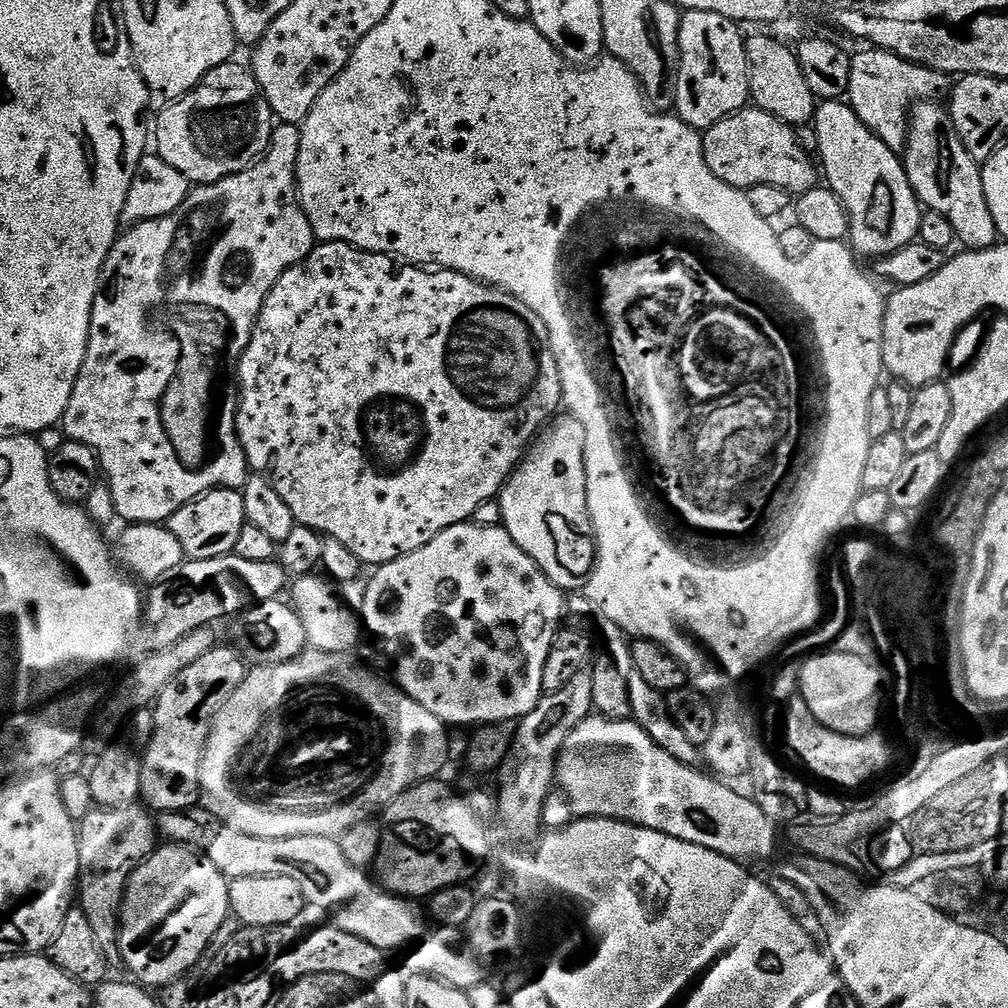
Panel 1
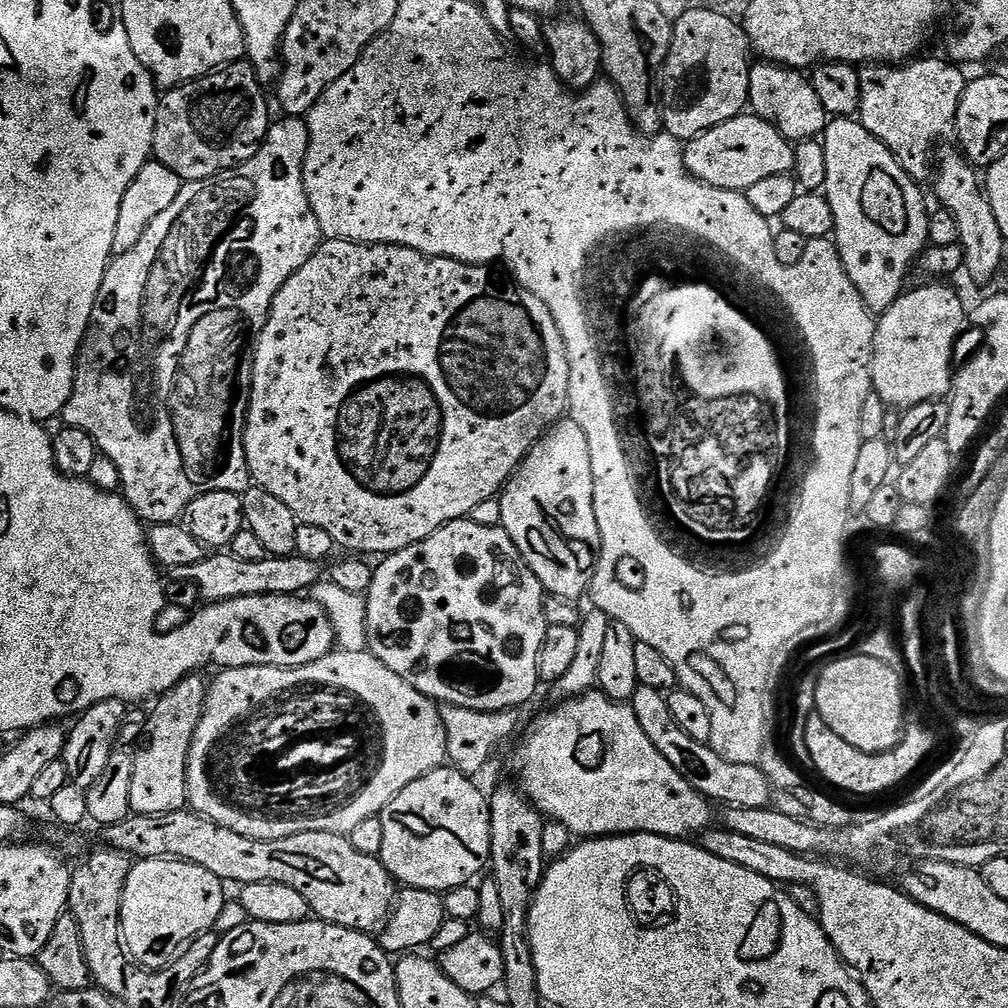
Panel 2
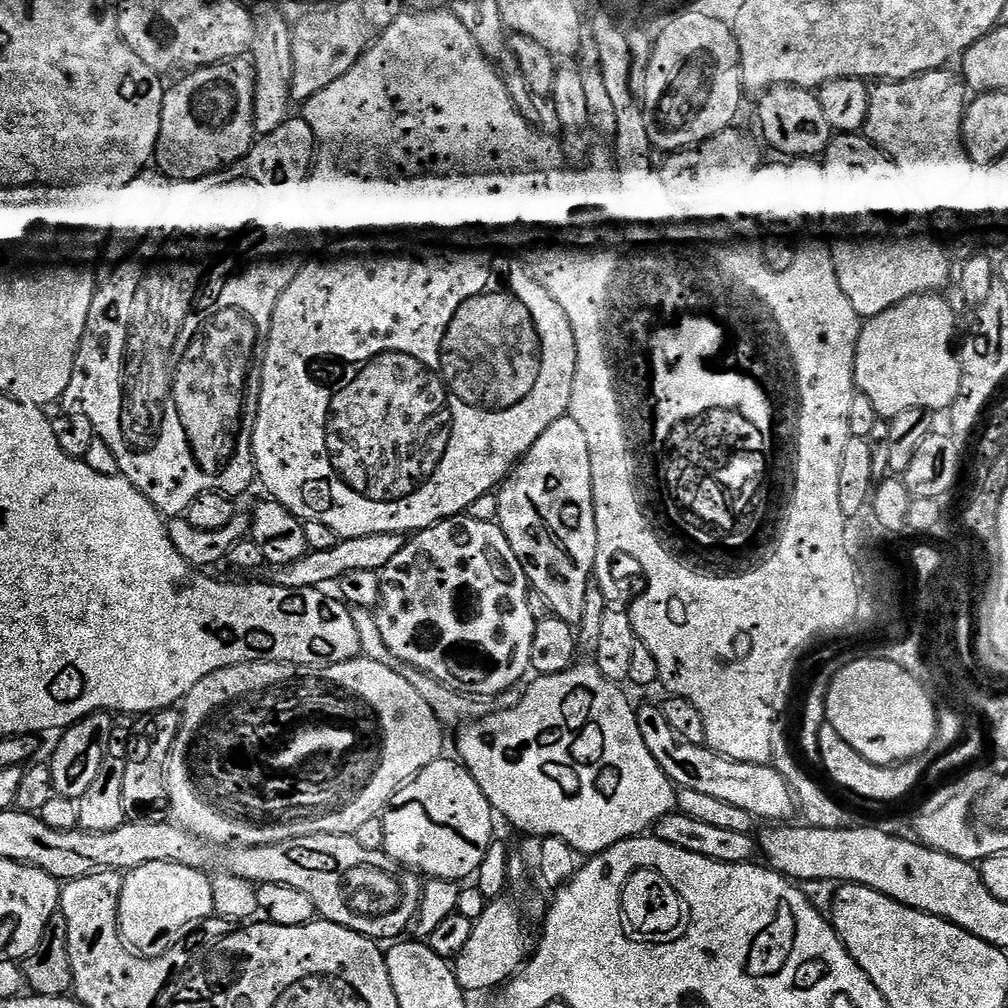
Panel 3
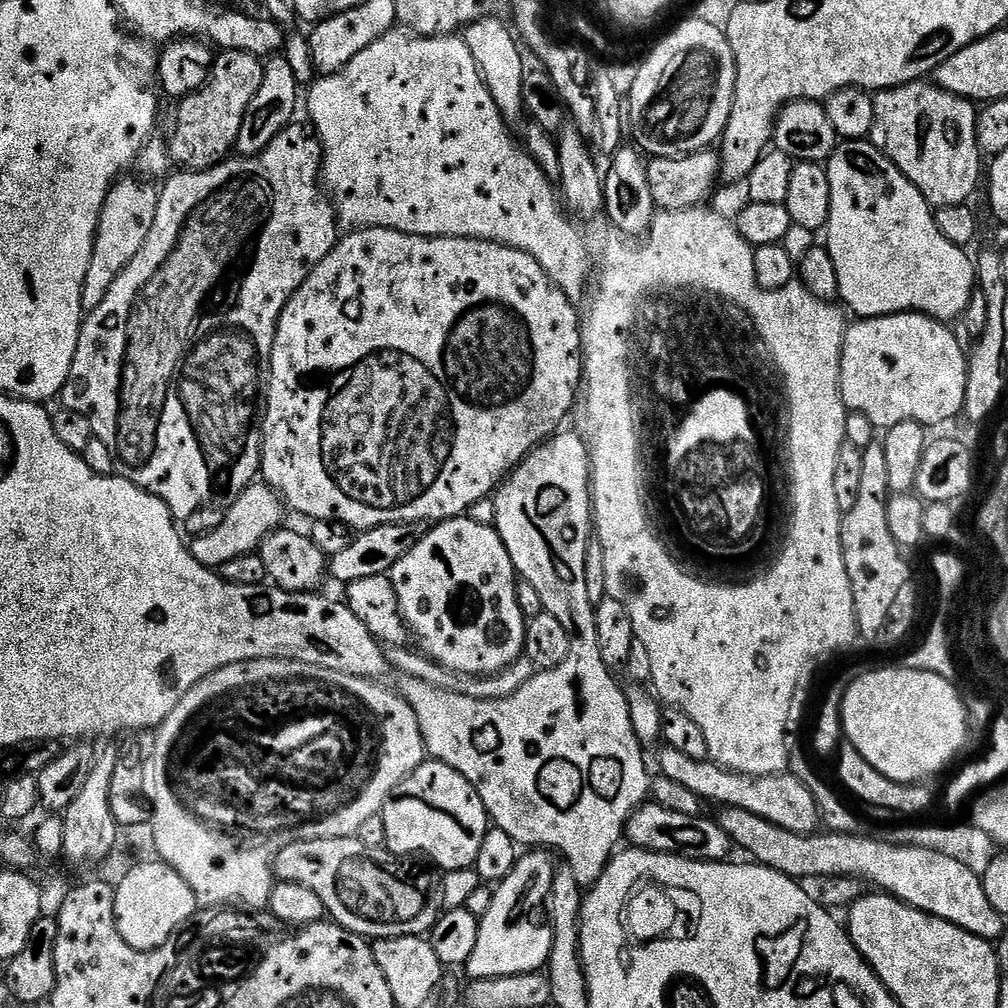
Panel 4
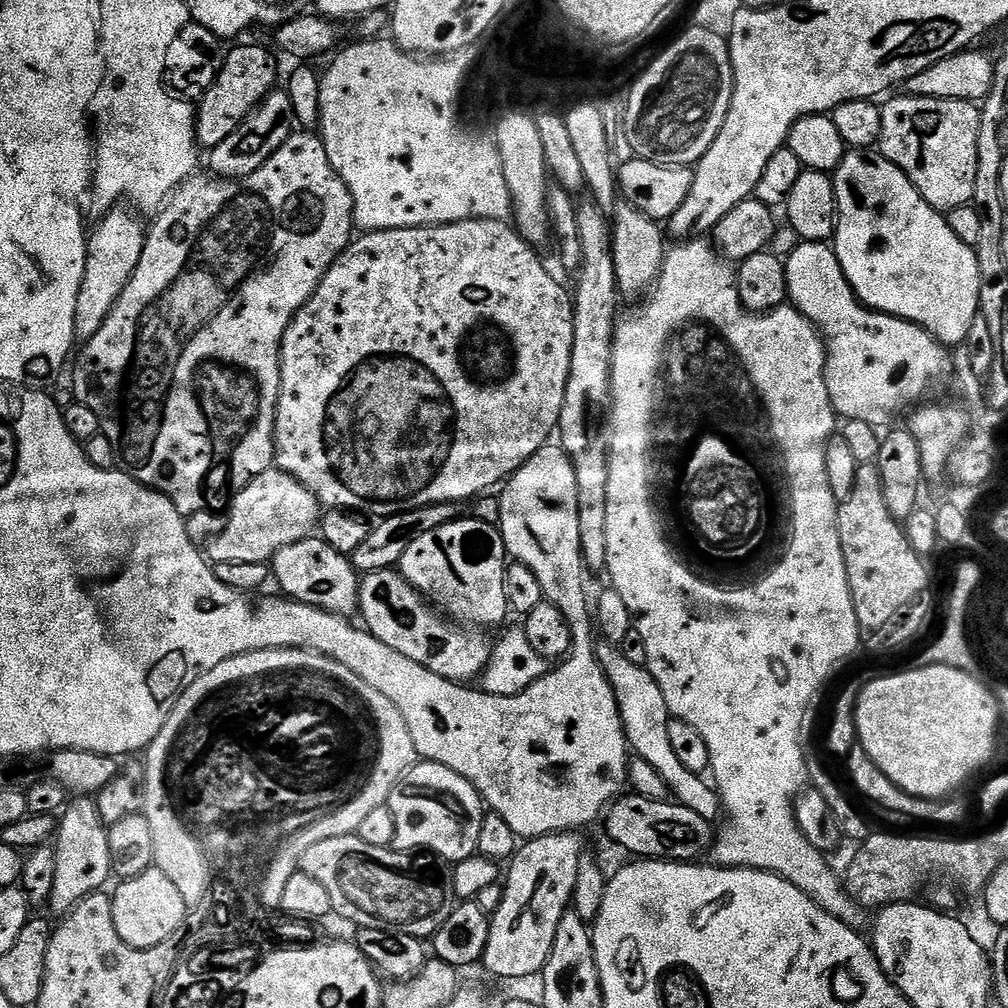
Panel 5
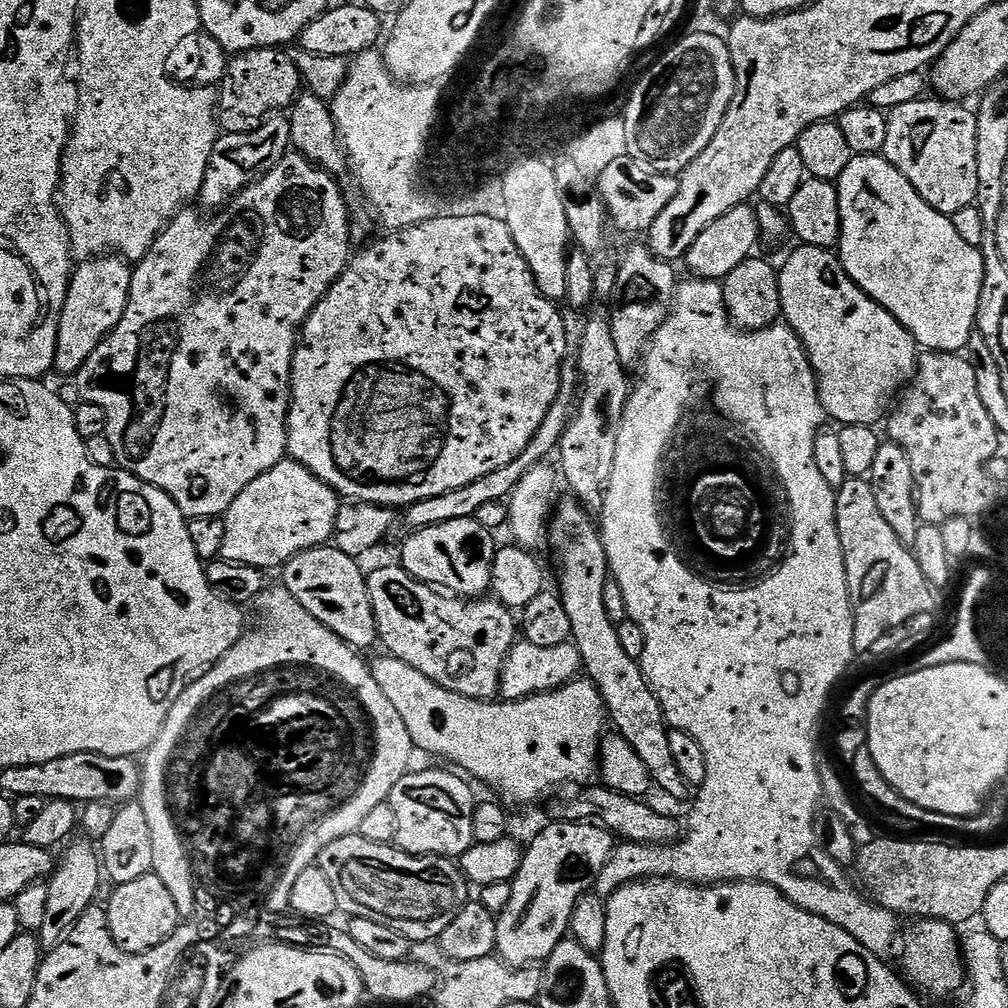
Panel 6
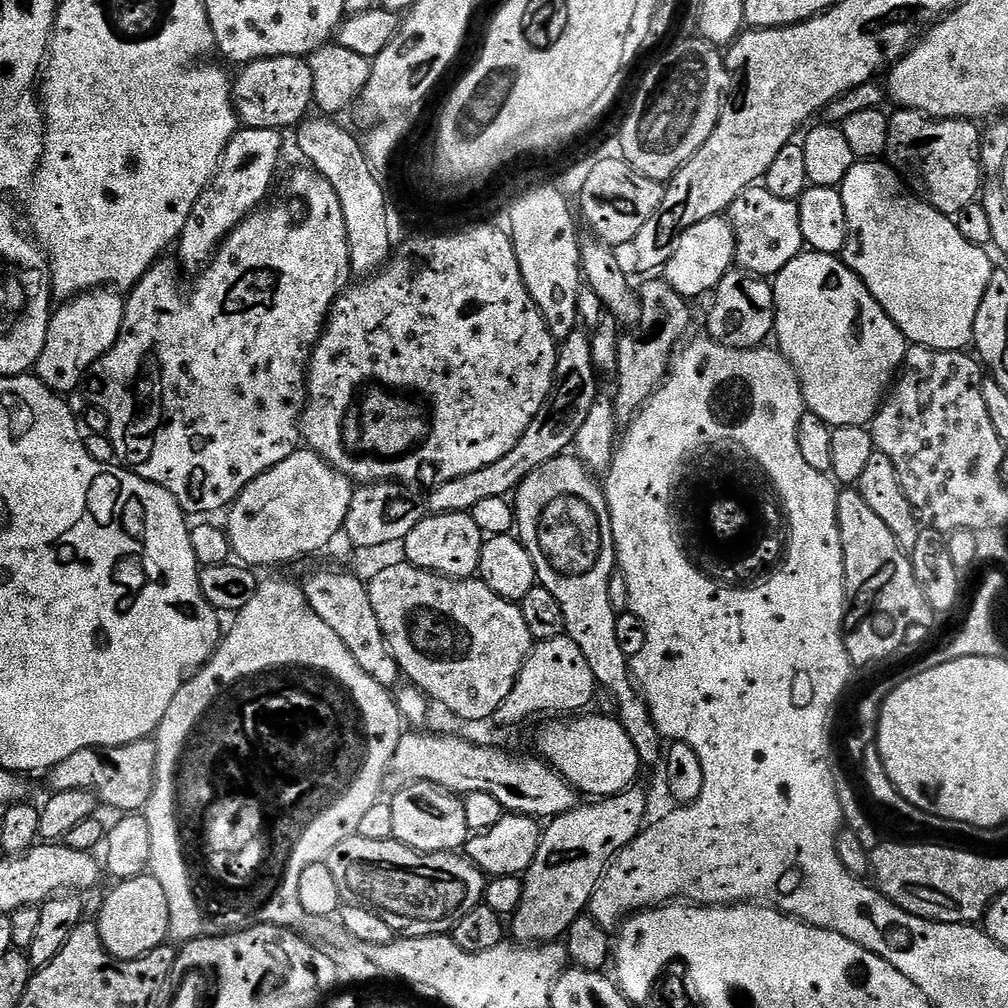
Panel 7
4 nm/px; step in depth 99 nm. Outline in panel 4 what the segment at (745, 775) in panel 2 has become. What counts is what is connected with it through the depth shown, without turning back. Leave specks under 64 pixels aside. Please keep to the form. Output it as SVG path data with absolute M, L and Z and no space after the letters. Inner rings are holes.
M667 746L661 747L660 750L659 771L662 775L674 782L682 782L682 786L694 790L694 794L698 794L701 800L713 800L716 806L750 810L750 814L758 814L758 818L766 818L794 834L811 836L821 831L822 817L818 802L812 791L796 776L743 776L741 772L732 772L720 764L713 764L709 759L686 758L686 754Z

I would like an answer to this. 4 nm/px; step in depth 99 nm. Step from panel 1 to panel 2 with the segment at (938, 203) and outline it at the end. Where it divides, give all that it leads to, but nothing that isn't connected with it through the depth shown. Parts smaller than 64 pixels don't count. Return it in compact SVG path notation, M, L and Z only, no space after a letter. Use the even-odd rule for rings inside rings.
M959 151L939 153L934 164L934 180L936 176L936 196L940 199L939 207L945 212L954 214L954 222L958 222L960 246L964 251L963 271L976 284L988 284L996 276L1000 263L1004 260L1004 244L1006 238L998 226L998 218L994 218L994 210L990 206L982 180L977 169L973 168Z

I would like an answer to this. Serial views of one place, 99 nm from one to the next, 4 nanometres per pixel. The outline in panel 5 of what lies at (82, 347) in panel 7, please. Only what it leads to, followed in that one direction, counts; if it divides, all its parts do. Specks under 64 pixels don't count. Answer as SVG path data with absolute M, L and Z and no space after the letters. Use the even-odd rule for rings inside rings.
M121 202L103 213L99 217L100 225L91 229L86 274L82 278L82 290L78 290L78 310L74 314L76 334L81 341L89 340L98 332L98 326L102 326L110 310L114 310L122 290L126 290L134 270L138 270L146 235L146 220L144 224L143 219L145 217L135 207Z

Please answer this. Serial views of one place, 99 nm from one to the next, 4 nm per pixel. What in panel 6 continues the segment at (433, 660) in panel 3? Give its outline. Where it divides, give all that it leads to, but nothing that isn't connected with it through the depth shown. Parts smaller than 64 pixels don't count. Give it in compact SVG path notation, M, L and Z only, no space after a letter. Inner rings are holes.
M475 518L471 520L455 520L454 522L442 522L438 526L423 528L411 533L401 550L402 567L416 580L423 584L431 584L445 593L461 598L480 598L492 587L491 567L494 566L494 558L498 549L493 529L482 526Z

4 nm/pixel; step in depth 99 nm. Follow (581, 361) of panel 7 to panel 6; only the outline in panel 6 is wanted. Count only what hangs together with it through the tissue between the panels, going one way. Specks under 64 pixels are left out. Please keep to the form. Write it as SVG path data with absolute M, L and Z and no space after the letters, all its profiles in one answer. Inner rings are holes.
M565 359L560 371L560 392L556 396L554 406L550 406L542 426L538 426L538 434L534 434L534 438L530 438L530 446L526 446L526 450L522 450L522 454L518 454L518 458L514 458L514 462L506 462L506 466L502 466L502 470L494 470L494 474L485 474L483 478L477 478L475 482L470 482L470 486L450 490L450 494L438 494L438 498L426 498L422 502L414 502L410 507L403 509L398 520L398 528L401 528L404 534L411 534L423 528L438 526L442 522L471 520L476 517L478 510L486 502L507 501L518 486L518 482L522 482L524 475L531 468L545 463L549 459L547 456L551 452L553 455L559 449L562 434L566 434L566 426L570 426L572 421L580 385L580 370L576 367L575 359Z

